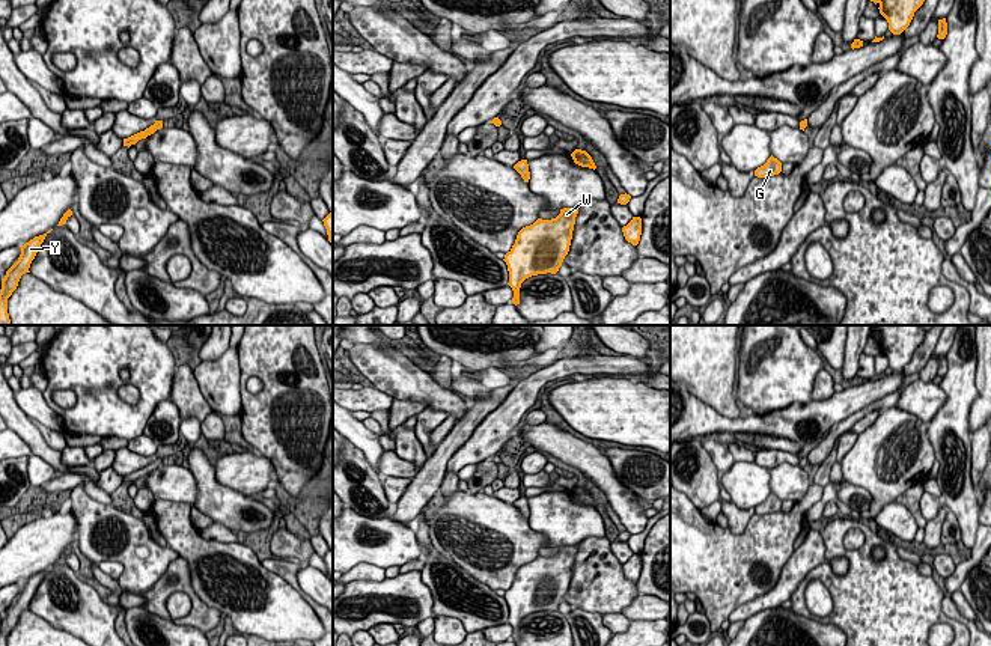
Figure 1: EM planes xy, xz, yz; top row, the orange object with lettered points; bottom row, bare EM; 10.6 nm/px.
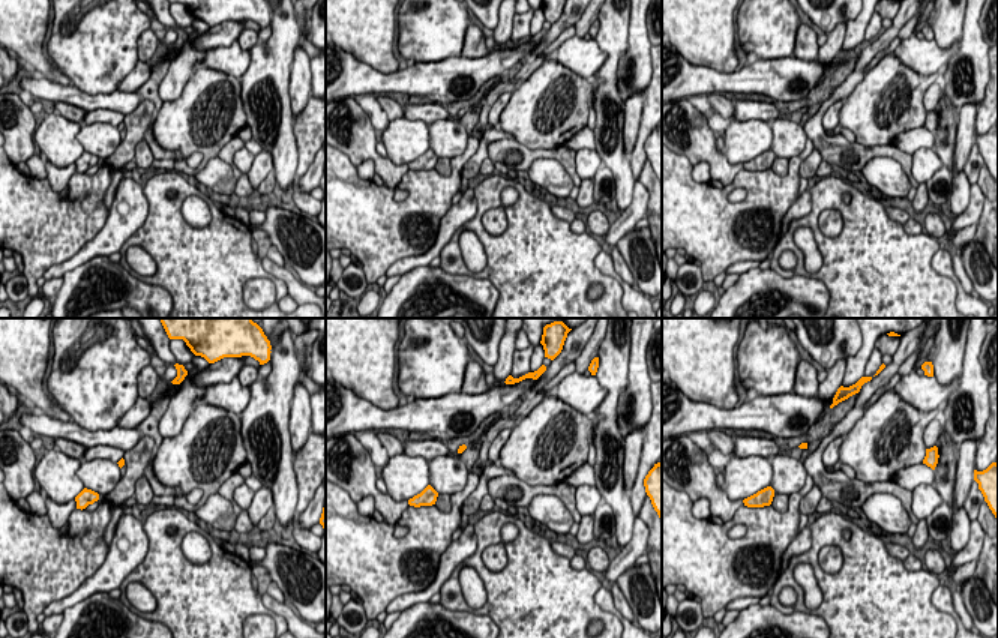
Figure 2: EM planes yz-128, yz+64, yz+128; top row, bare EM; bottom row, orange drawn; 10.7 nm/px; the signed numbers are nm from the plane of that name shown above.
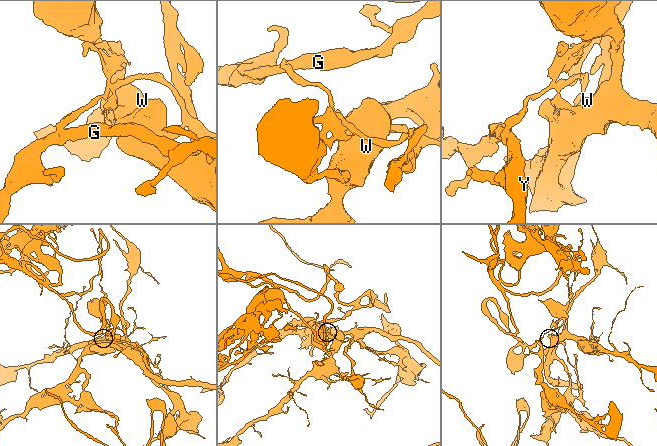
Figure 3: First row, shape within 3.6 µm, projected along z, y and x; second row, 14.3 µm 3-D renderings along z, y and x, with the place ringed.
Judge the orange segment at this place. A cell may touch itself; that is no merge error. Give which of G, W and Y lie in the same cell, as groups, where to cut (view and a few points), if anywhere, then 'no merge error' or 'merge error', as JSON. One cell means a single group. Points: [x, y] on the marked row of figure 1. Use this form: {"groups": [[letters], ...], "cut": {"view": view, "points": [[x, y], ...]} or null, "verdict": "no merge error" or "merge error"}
{"groups": [["G", "Y"], ["W"]], "cut": {"view": "yz", "points": [[804, 119], [800, 125]]}, "verdict": "merge error"}

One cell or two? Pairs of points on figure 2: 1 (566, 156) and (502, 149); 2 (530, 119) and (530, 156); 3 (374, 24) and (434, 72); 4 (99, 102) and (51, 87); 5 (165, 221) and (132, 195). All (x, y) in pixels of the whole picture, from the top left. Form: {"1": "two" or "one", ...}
{"1": "one", "2": "two", "3": "two", "4": "one", "5": "two"}

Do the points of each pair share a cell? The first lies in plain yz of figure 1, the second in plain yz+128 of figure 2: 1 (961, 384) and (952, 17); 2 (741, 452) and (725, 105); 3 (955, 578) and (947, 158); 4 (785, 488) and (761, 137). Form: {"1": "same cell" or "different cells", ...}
{"1": "same cell", "2": "same cell", "3": "different cells", "4": "different cells"}

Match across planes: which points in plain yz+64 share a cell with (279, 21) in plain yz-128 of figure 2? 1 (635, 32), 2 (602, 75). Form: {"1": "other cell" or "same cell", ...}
{"1": "other cell", "2": "same cell"}

